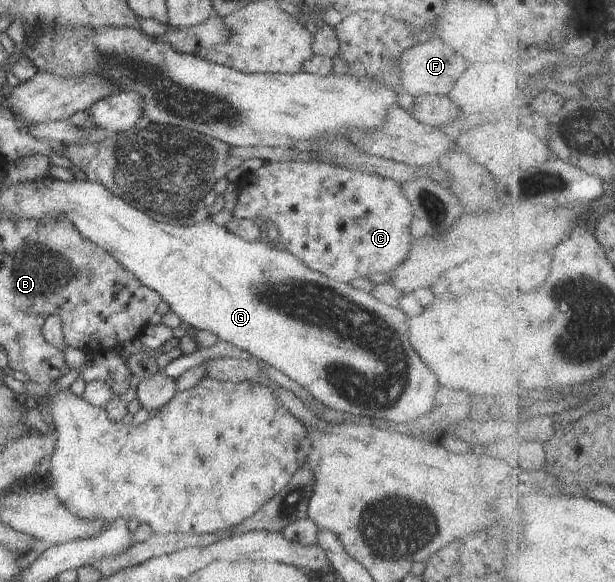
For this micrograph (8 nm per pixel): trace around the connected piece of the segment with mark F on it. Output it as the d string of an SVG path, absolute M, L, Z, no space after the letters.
M432 36L428 42L417 43L399 57L399 68L401 73L402 92L421 98L430 94L448 94L456 80L466 70L468 62L454 52L450 46L446 46L438 37Z

